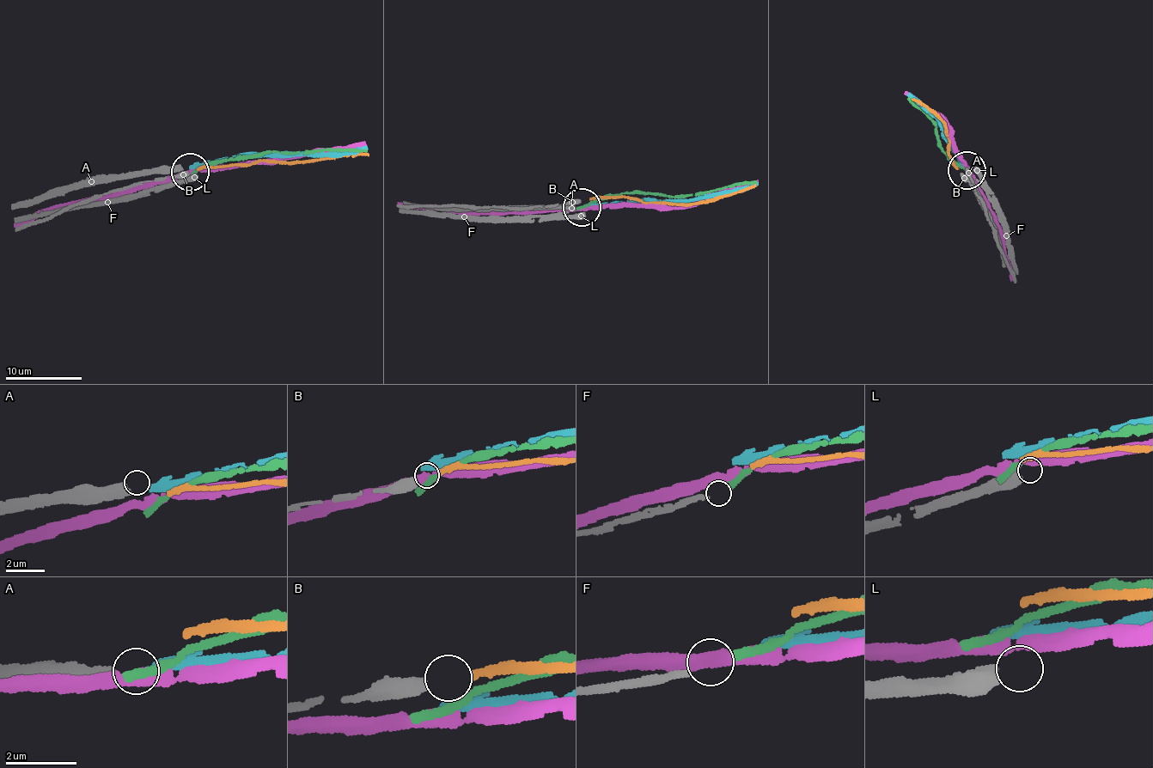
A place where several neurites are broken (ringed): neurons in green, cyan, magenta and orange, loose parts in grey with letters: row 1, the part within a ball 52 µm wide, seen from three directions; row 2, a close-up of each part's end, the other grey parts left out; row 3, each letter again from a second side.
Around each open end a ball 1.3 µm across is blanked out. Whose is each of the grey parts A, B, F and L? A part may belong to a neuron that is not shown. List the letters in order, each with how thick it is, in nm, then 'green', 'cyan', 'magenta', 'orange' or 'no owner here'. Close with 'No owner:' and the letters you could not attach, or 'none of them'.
A: calibre 480 nm; no owner here
B: calibre 480 nm; orange
F: calibre 220 nm; green
L: calibre 550 nm; no owner here
No owner: A, L

